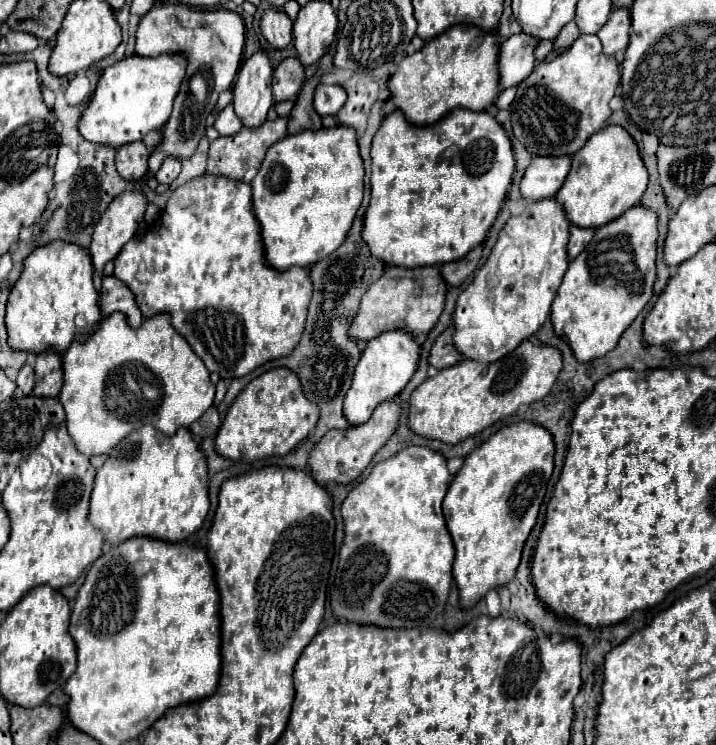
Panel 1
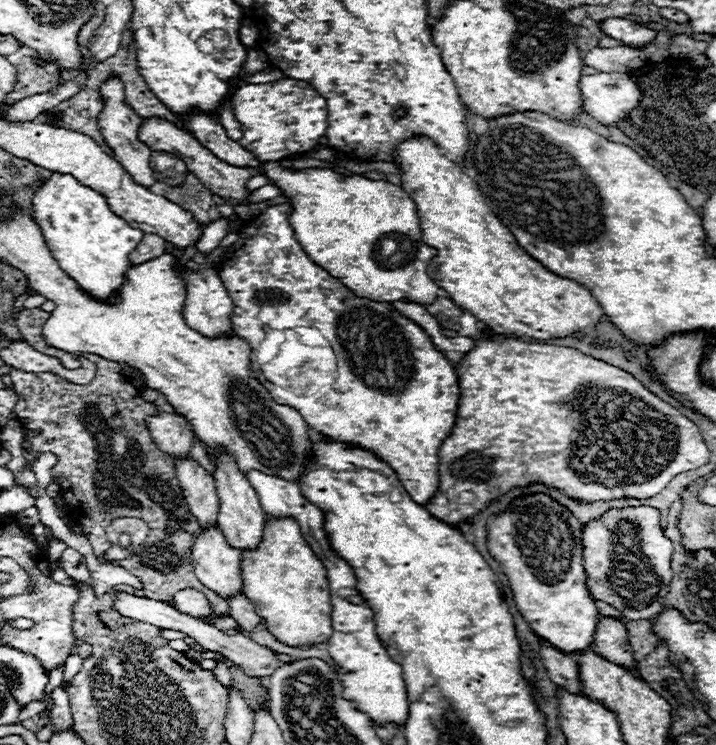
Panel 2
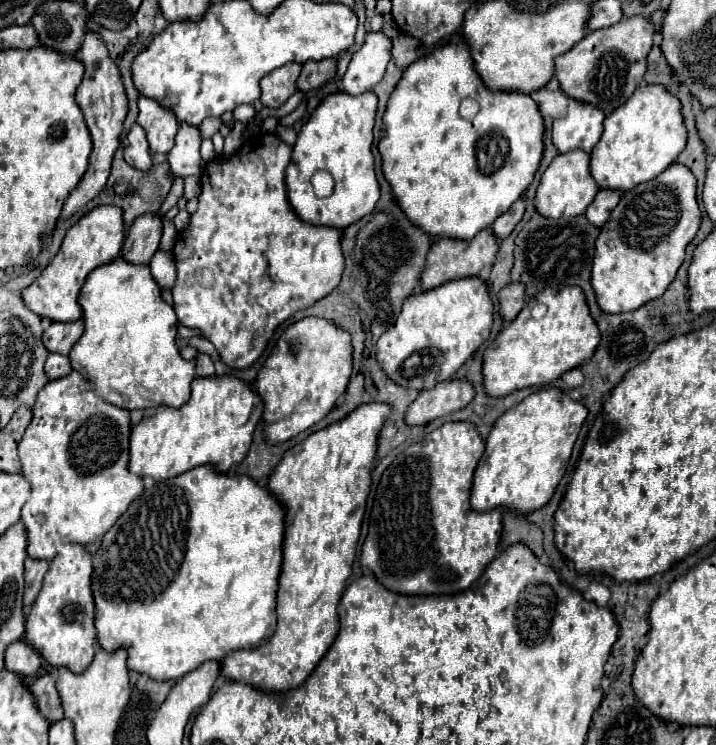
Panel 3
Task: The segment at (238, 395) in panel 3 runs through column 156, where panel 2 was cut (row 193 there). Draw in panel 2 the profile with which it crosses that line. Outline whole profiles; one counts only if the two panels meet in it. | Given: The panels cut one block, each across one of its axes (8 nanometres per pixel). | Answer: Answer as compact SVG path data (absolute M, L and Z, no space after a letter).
M414 136L400 142L394 148L394 158L394 164L402 172L400 186L416 202L422 240L438 250L438 256L428 264L430 278L442 290L446 290L454 304L458 304L462 310L470 310L476 320L482 320L496 334L518 338L530 336L536 340L546 340L554 336L574 336L578 332L584 332L588 326L598 324L604 312L602 308L598 308L592 294L578 282L570 282L552 274L536 258L522 250L510 230L494 216L494 212L490 212L484 196L470 180L470 176L466 176L458 164L448 160L430 138Z

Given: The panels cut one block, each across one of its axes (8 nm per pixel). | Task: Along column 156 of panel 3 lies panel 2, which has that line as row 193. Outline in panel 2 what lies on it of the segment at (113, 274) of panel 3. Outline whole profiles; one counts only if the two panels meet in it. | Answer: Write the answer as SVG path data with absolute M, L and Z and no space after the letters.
M196 110L184 118L184 124L198 142L220 160L232 166L262 166L264 176L274 182L284 196L290 196L294 208L290 224L304 252L318 266L342 280L342 284L346 284L356 296L374 302L412 300L418 304L432 304L438 298L440 288L426 272L428 262L438 252L424 244L416 204L400 186L356 174L342 176L320 168L288 170L282 168L280 162L254 160L250 152L226 136L224 126L214 114Z

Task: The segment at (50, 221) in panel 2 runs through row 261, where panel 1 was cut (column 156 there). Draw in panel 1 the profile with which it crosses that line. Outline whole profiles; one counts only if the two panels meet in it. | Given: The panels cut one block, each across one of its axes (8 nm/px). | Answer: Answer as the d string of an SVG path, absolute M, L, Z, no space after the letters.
M134 54L114 62L102 72L92 100L80 118L80 134L90 142L108 144L112 148L142 140L148 132L168 122L182 80L184 58L180 58L180 54L162 54L160 58L140 58Z

